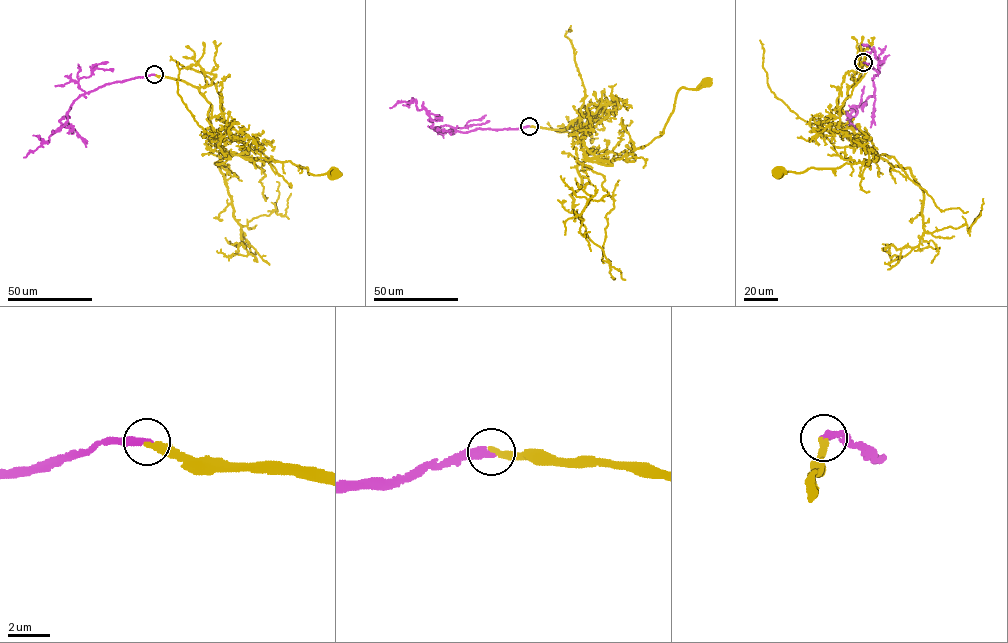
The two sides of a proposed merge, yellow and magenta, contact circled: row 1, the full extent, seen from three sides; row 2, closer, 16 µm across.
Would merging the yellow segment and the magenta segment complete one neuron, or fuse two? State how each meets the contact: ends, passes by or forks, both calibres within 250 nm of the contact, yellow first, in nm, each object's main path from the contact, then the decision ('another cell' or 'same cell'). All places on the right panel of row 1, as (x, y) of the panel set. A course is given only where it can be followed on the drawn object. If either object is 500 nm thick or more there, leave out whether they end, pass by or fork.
yellow ends there; magenta ends there; 280 nm thick on the yellow side, 380 nm on the other; yellow runs (863, 63), (842, 111), (851, 128), (874, 153), (872, 159), (835, 168), (776, 174); magenta runs (863, 63), (878, 73), (872, 80), (875, 95), (855, 108), (854, 116), (848, 116), (857, 129); same cell

